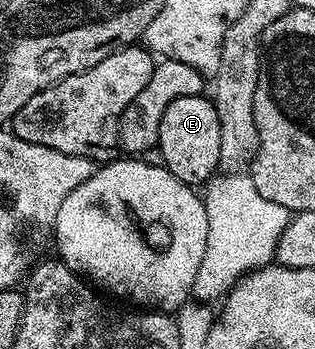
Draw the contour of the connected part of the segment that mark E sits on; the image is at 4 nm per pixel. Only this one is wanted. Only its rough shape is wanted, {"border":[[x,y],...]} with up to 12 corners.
{"border":[[213,98],[172,101],[156,151],[172,177],[205,184],[220,167]]}

